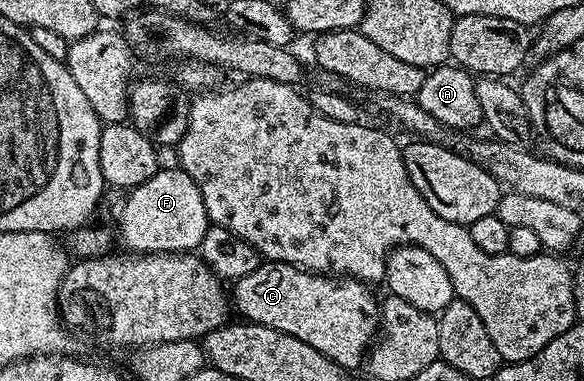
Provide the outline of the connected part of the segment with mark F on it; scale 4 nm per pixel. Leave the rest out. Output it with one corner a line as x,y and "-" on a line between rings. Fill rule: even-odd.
180,168
158,169
151,180
132,187
129,199
119,210
119,238
125,241
124,249
135,254
183,254
198,249
211,225
203,196

